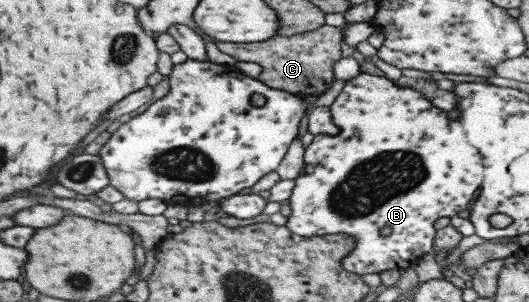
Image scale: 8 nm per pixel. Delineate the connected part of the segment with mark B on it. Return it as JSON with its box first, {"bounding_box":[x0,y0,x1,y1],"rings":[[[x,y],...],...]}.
{"bounding_box":[285,73,483,274],"rings":[[[359,73],[355,78],[347,80],[341,92],[328,106],[331,122],[336,130],[332,134],[316,134],[309,145],[304,148],[302,162],[303,167],[297,178],[288,198],[290,208],[289,216],[286,218],[285,228],[299,236],[323,236],[343,234],[349,235],[356,240],[355,246],[340,260],[343,270],[362,274],[380,273],[385,270],[405,269],[412,266],[417,258],[430,251],[432,240],[435,234],[433,222],[441,217],[451,217],[461,210],[467,208],[469,199],[475,190],[480,187],[483,176],[483,164],[477,148],[471,146],[465,138],[465,131],[456,120],[447,119],[445,111],[431,105],[430,100],[425,99],[421,93],[406,87],[397,87],[394,82],[381,78],[381,76],[370,76],[366,73]]]}

